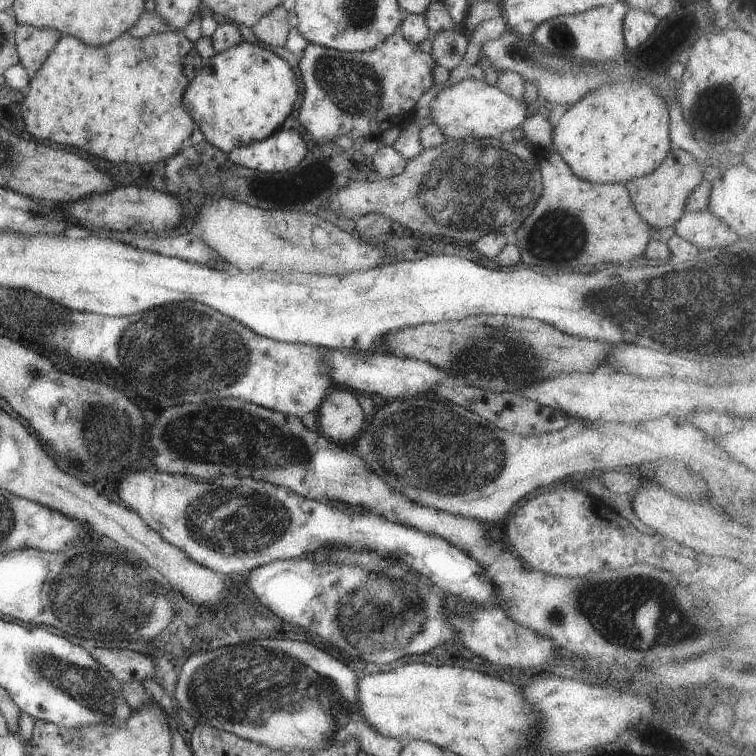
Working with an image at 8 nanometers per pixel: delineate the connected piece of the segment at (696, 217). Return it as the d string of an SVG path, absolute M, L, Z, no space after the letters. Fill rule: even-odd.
M708 209L685 212L675 224L676 234L702 249L716 249L733 245L739 234Z

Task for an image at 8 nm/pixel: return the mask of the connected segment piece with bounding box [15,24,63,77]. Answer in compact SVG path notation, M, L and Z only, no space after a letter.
M18 24L15 30L15 41L20 57L20 64L31 77L42 66L50 51L63 34L56 29Z

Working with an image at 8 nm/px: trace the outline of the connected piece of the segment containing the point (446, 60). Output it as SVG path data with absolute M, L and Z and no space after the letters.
M453 26L450 30L438 31L431 36L431 40L433 49L430 53L436 64L451 71L463 63L469 40L460 27Z

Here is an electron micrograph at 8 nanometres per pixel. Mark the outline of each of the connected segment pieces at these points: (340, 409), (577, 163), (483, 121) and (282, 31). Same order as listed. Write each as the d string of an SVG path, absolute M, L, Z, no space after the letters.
M330 389L325 399L316 410L318 420L317 428L332 441L342 441L347 445L354 442L354 439L365 429L369 418L364 414L358 399L352 392L344 392L344 390Z
M638 79L606 83L586 94L562 115L553 127L554 148L561 154L566 164L578 178L591 183L628 182L654 172L673 147L670 141L668 105L655 92L656 86Z
M472 76L439 90L429 105L431 122L443 130L446 138L454 140L499 138L506 130L518 133L526 118L528 106L523 98L512 98L496 85L489 85L486 81L476 80Z
M282 5L265 14L252 27L260 42L264 42L266 46L272 46L272 48L285 47L291 29L286 16L288 16L287 10L284 10Z

